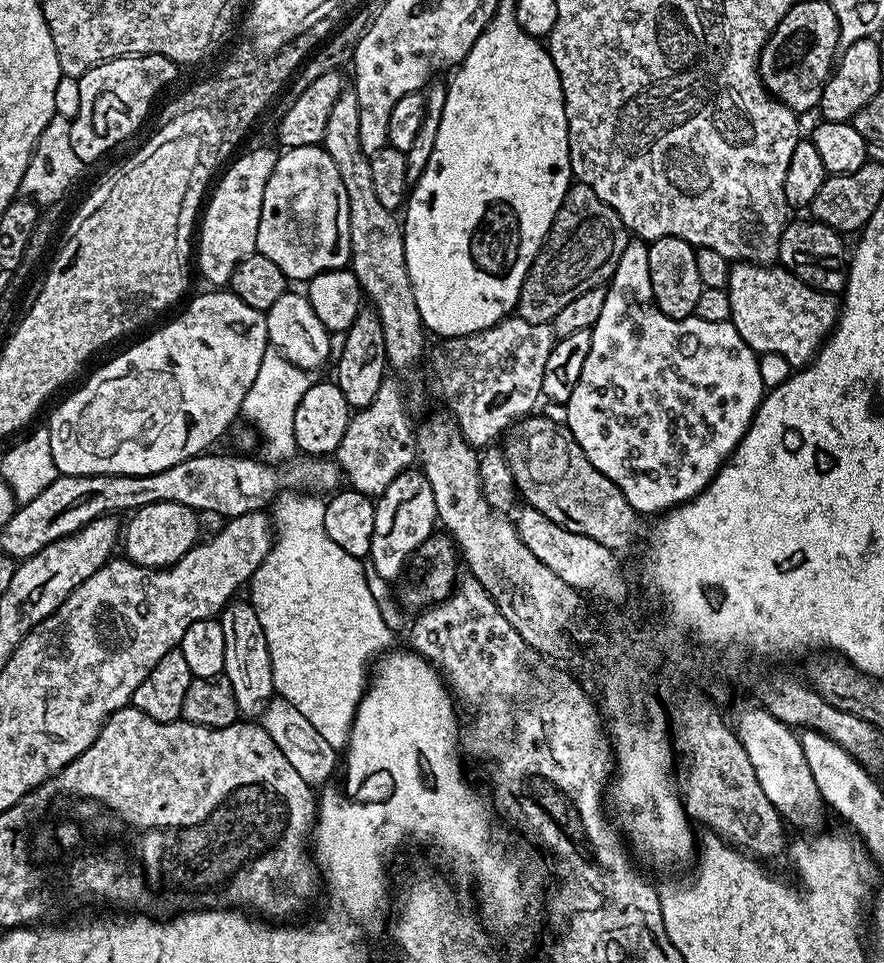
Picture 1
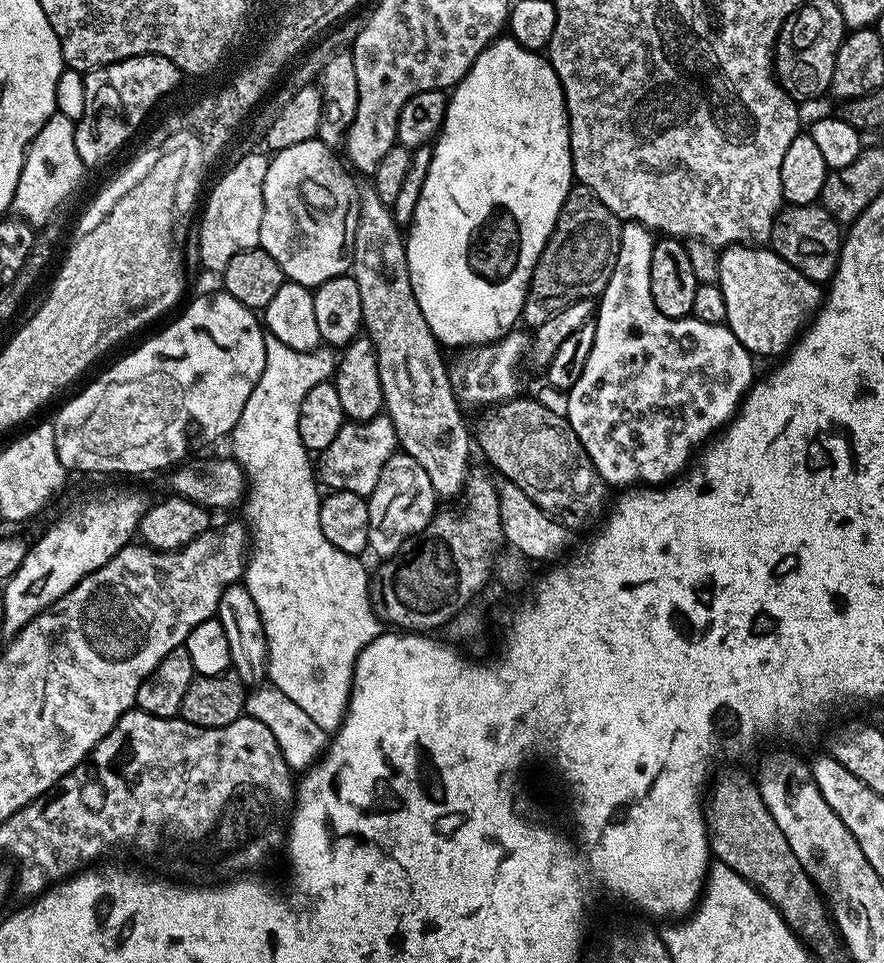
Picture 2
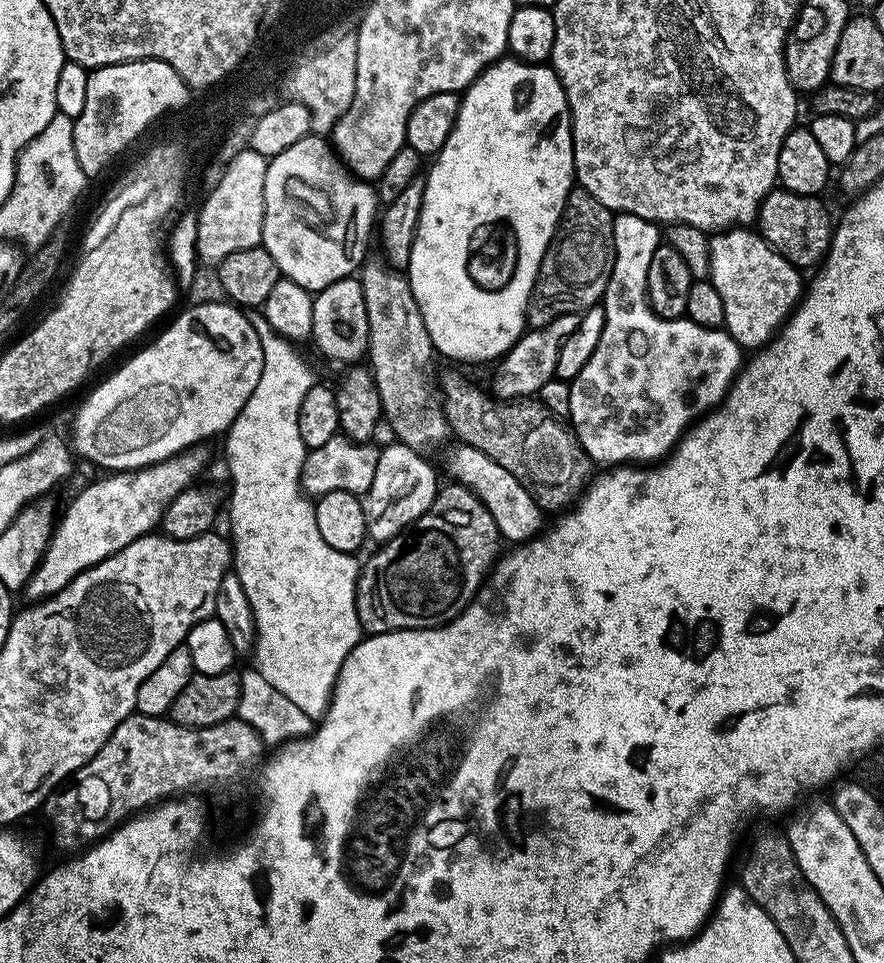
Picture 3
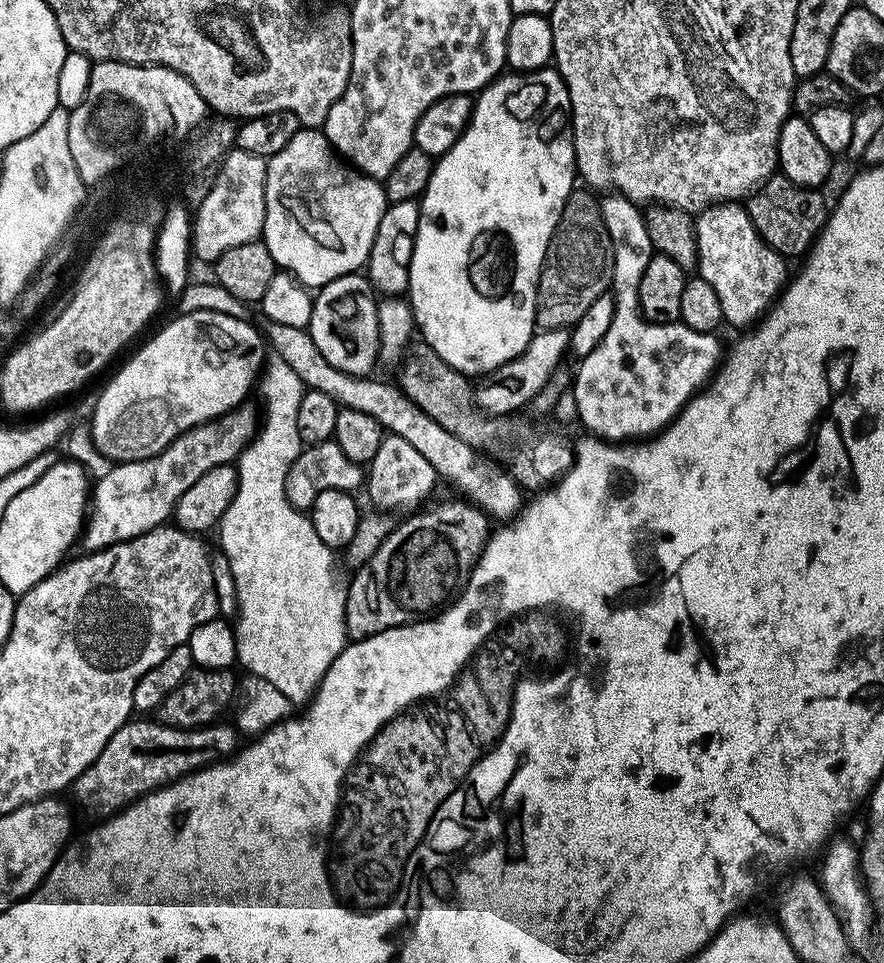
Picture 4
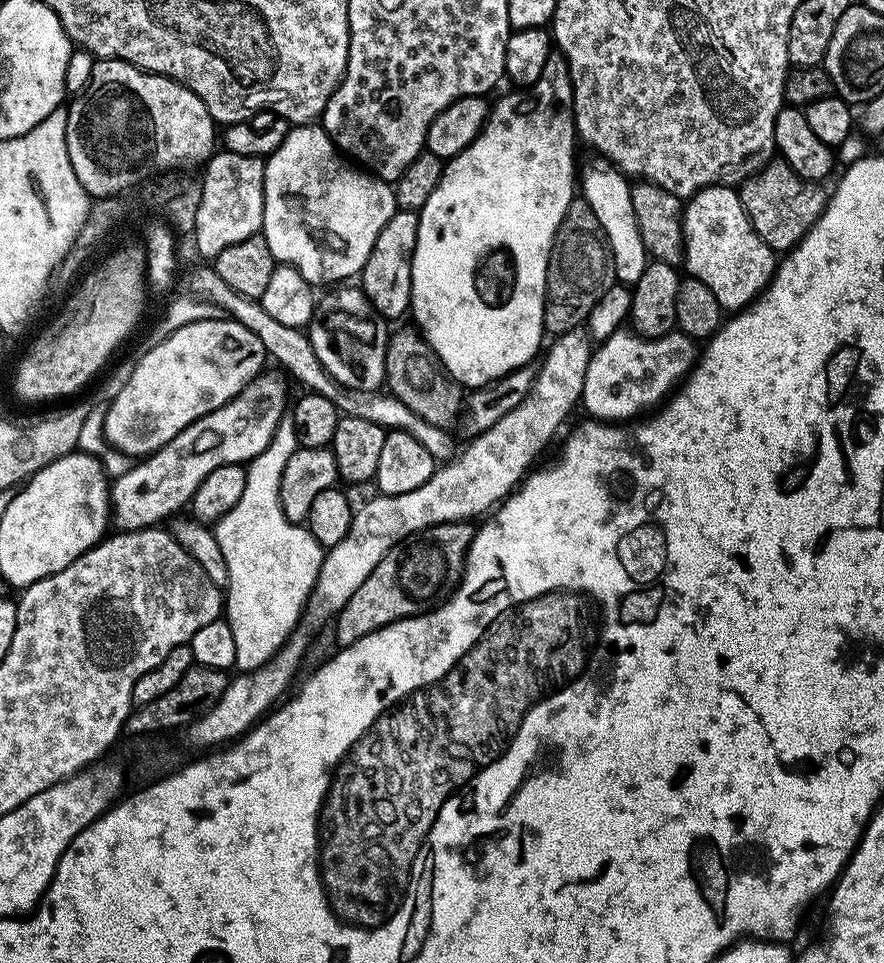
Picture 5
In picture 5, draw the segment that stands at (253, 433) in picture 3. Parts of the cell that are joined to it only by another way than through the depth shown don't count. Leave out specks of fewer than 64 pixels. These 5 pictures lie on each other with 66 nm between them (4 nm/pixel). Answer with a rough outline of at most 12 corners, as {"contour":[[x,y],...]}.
{"contour":[[280,421],[214,531],[235,667],[296,631],[325,549],[286,518]]}

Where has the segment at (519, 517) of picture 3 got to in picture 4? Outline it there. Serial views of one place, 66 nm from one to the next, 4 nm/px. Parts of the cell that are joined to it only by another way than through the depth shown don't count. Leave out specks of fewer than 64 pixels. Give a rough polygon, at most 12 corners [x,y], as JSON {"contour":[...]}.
{"contour":[[271,322],[266,340],[305,389],[406,438],[441,481],[493,521],[522,489],[442,430],[395,383],[322,358],[307,328]]}

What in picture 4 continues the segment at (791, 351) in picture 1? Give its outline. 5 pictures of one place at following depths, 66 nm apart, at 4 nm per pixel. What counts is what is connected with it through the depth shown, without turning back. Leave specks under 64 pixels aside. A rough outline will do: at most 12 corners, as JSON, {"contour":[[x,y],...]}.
{"contour":[[747,207],[695,217],[698,274],[748,330],[784,290],[785,257]]}

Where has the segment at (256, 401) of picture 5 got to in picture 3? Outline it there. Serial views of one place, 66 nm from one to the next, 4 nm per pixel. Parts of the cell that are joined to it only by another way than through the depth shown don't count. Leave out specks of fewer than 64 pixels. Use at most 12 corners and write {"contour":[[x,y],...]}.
{"contour":[[207,447],[104,474],[53,527],[24,585],[47,600],[149,535]]}

